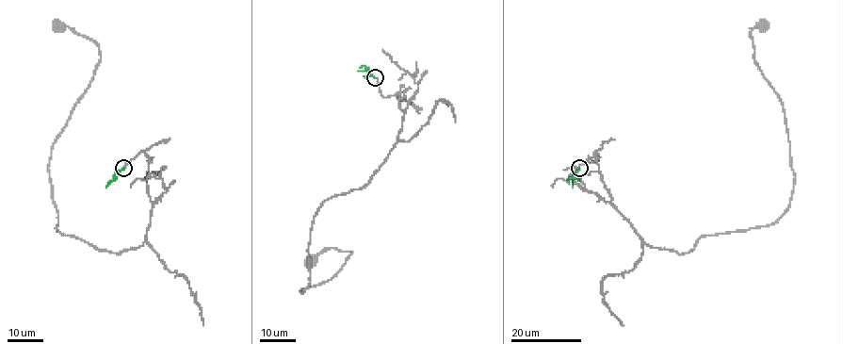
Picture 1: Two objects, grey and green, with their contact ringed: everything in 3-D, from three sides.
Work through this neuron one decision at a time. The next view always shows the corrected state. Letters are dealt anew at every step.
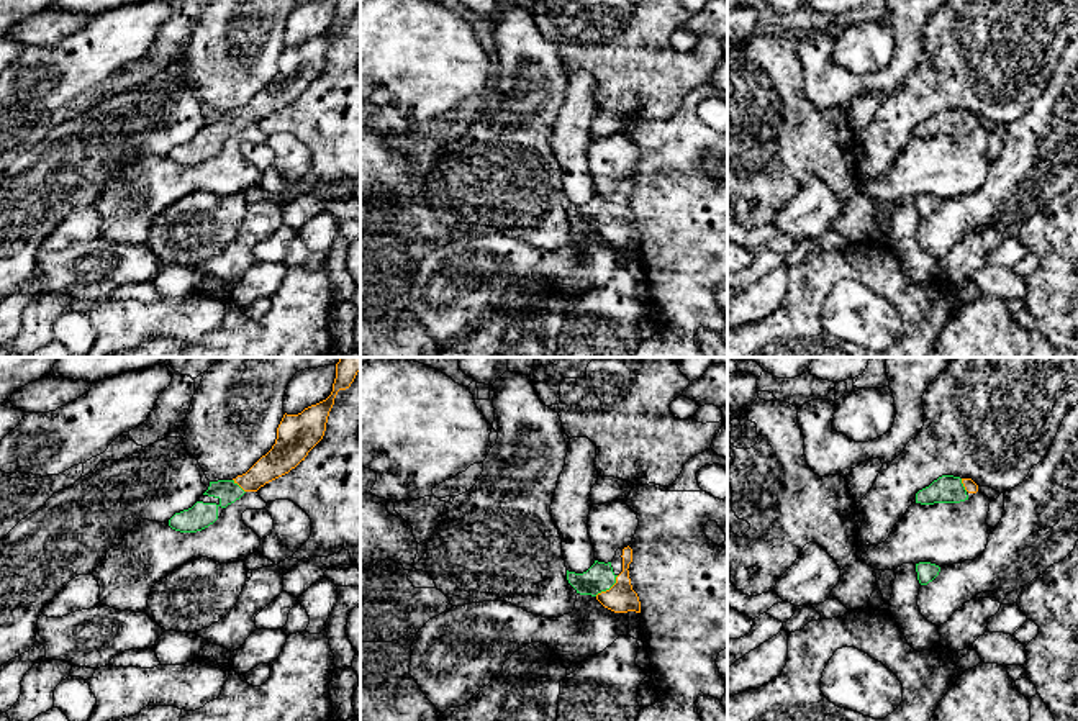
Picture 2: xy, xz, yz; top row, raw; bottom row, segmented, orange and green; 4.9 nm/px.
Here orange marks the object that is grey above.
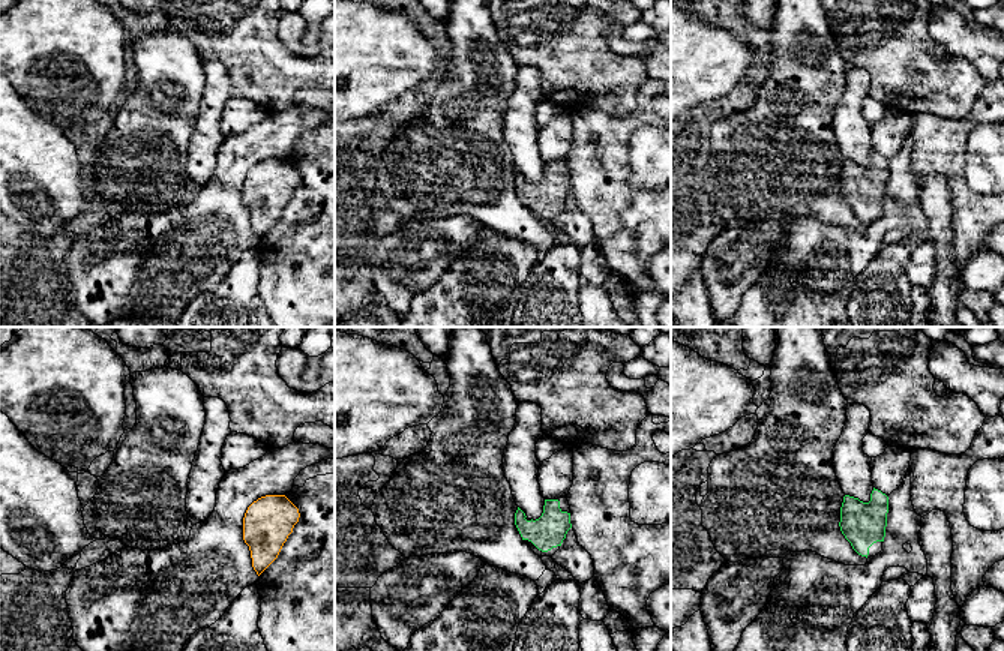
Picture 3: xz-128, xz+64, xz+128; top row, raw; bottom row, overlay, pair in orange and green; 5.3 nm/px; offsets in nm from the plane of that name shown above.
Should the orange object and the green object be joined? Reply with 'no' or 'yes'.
yes

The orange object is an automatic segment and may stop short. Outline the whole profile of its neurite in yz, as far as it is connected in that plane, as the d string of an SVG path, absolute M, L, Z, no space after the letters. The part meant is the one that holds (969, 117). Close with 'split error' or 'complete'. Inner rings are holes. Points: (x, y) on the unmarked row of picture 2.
M942 108L929 120L916 126L916 136L960 136L968 133L970 126L976 126L978 118L972 111L960 111L953 108Z; split error

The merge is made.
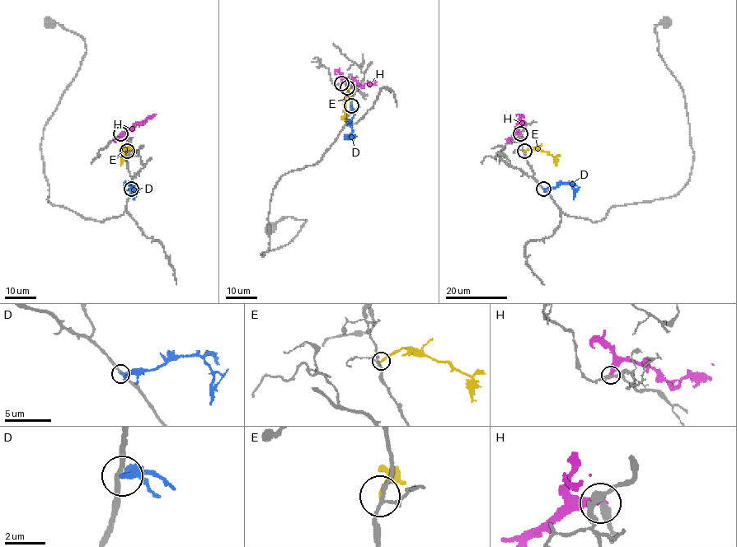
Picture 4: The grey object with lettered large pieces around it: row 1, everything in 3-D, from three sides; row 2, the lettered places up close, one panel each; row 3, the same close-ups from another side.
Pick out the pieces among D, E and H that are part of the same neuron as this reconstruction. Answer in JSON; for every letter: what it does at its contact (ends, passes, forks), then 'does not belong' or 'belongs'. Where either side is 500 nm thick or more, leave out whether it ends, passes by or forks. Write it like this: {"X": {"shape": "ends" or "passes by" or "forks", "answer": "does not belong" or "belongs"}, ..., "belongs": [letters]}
{"D": {"shape": "ends", "answer": "does not belong"}, "E": {"shape": "ends", "answer": "does not belong"}, "H": {"shape": "ends", "answer": "does not belong"}, "belongs": []}

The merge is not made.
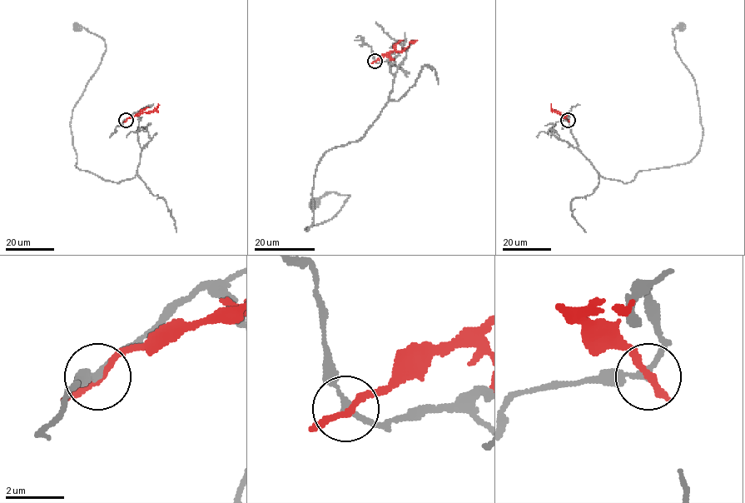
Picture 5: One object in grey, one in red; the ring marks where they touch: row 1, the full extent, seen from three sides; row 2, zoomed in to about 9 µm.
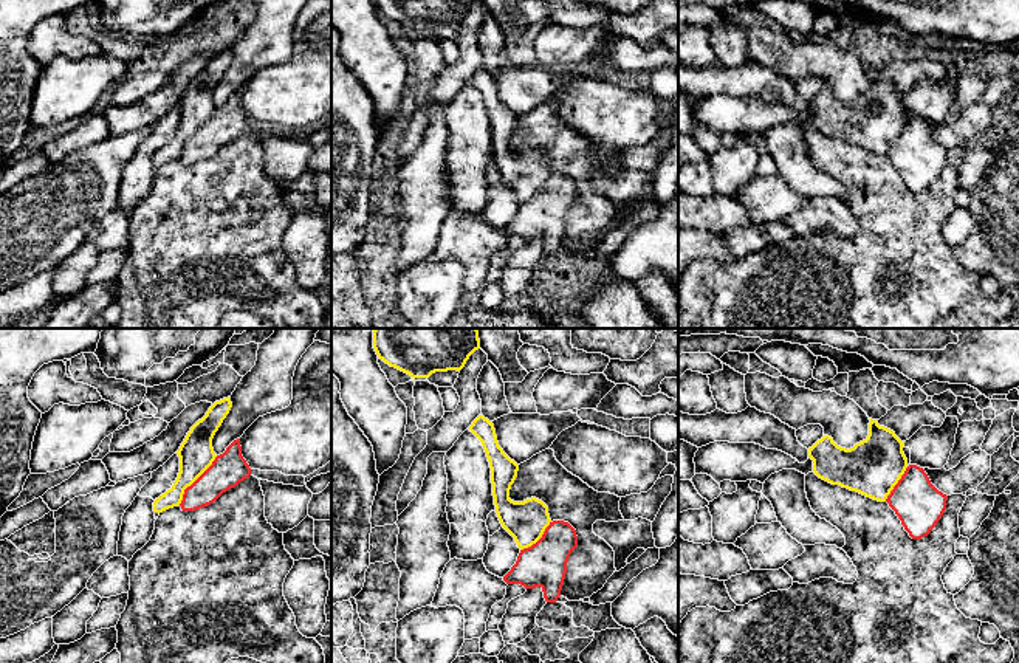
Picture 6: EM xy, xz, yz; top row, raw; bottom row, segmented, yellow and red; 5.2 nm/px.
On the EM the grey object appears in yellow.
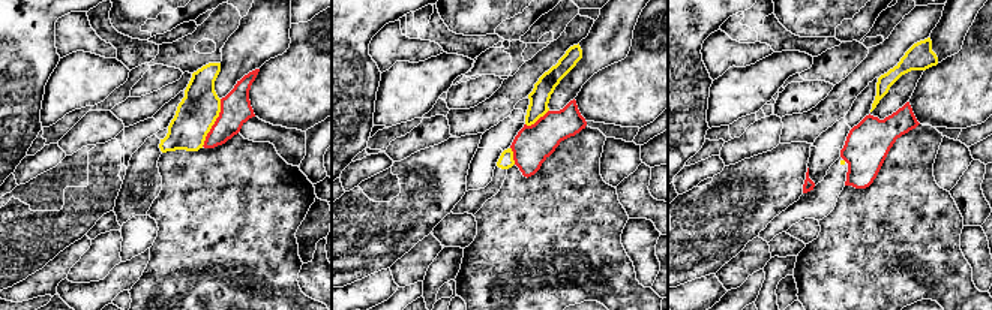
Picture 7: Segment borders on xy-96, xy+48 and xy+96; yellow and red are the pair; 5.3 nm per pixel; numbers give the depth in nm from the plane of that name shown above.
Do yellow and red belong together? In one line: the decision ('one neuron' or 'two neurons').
two neurons

